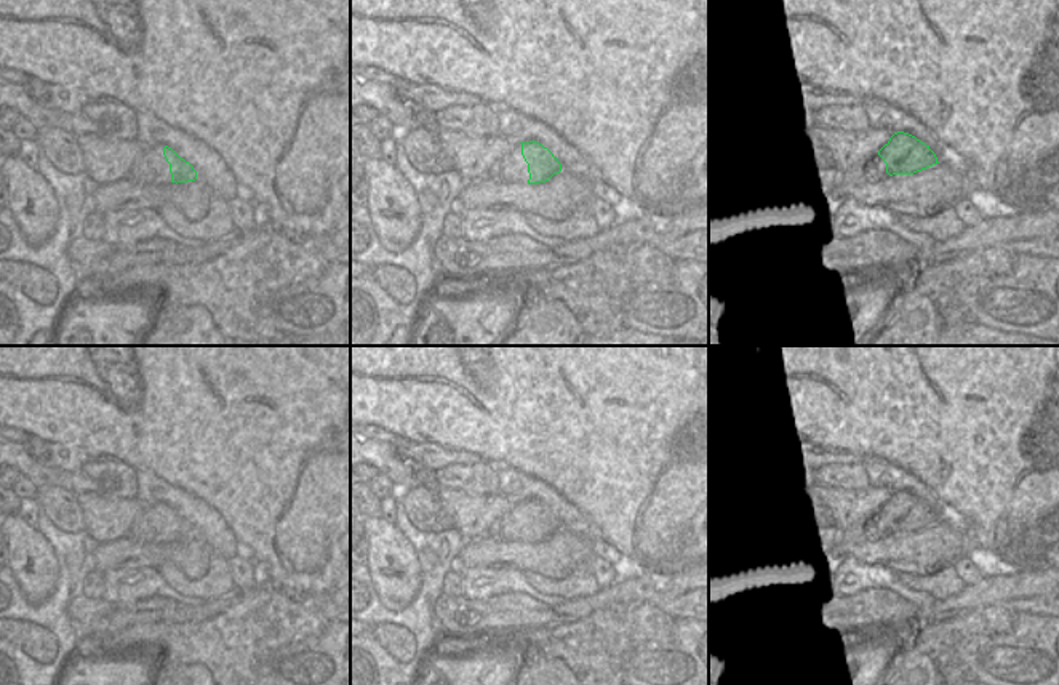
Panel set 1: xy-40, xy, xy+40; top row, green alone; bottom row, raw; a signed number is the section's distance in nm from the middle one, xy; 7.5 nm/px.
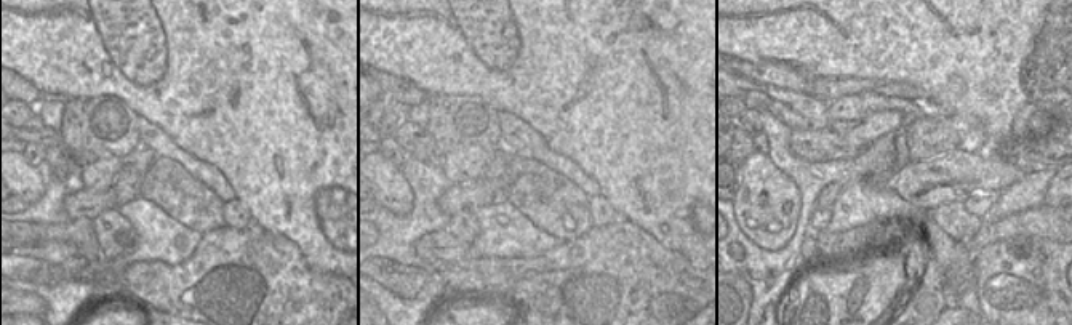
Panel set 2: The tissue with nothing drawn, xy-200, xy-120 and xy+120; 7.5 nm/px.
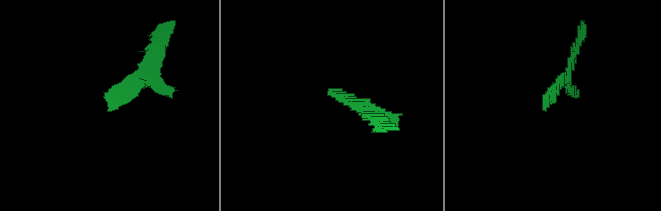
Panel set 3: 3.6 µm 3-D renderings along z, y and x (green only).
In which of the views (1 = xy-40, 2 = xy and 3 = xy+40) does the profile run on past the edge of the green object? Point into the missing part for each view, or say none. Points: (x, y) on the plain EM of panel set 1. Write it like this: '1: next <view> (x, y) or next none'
1: next none
2: next none
3: next none

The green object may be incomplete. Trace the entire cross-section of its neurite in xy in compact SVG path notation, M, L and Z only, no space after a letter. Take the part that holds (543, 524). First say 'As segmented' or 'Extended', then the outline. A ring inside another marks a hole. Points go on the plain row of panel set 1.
As segmented. M536 499L520 501L522 514L528 522L528 543L539 543L549 539L553 533L561 530L558 517L542 503Z

